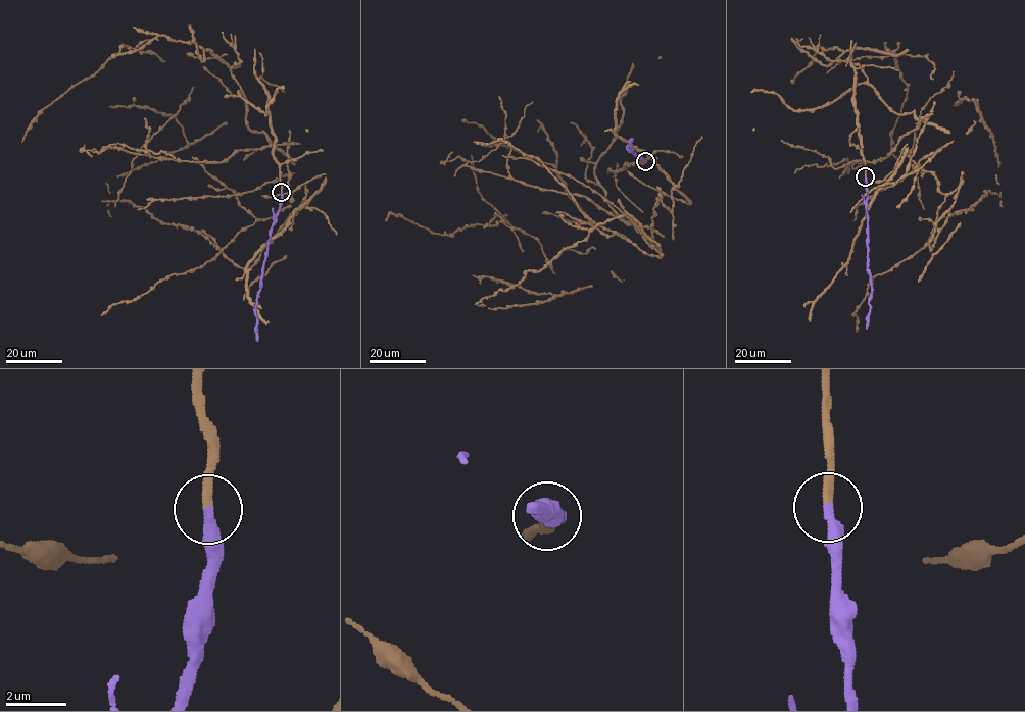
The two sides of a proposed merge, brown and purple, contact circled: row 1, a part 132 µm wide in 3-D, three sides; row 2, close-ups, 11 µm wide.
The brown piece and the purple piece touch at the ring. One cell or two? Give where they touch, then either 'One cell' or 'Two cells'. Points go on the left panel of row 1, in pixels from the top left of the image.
Place: (281, 192). One cell

